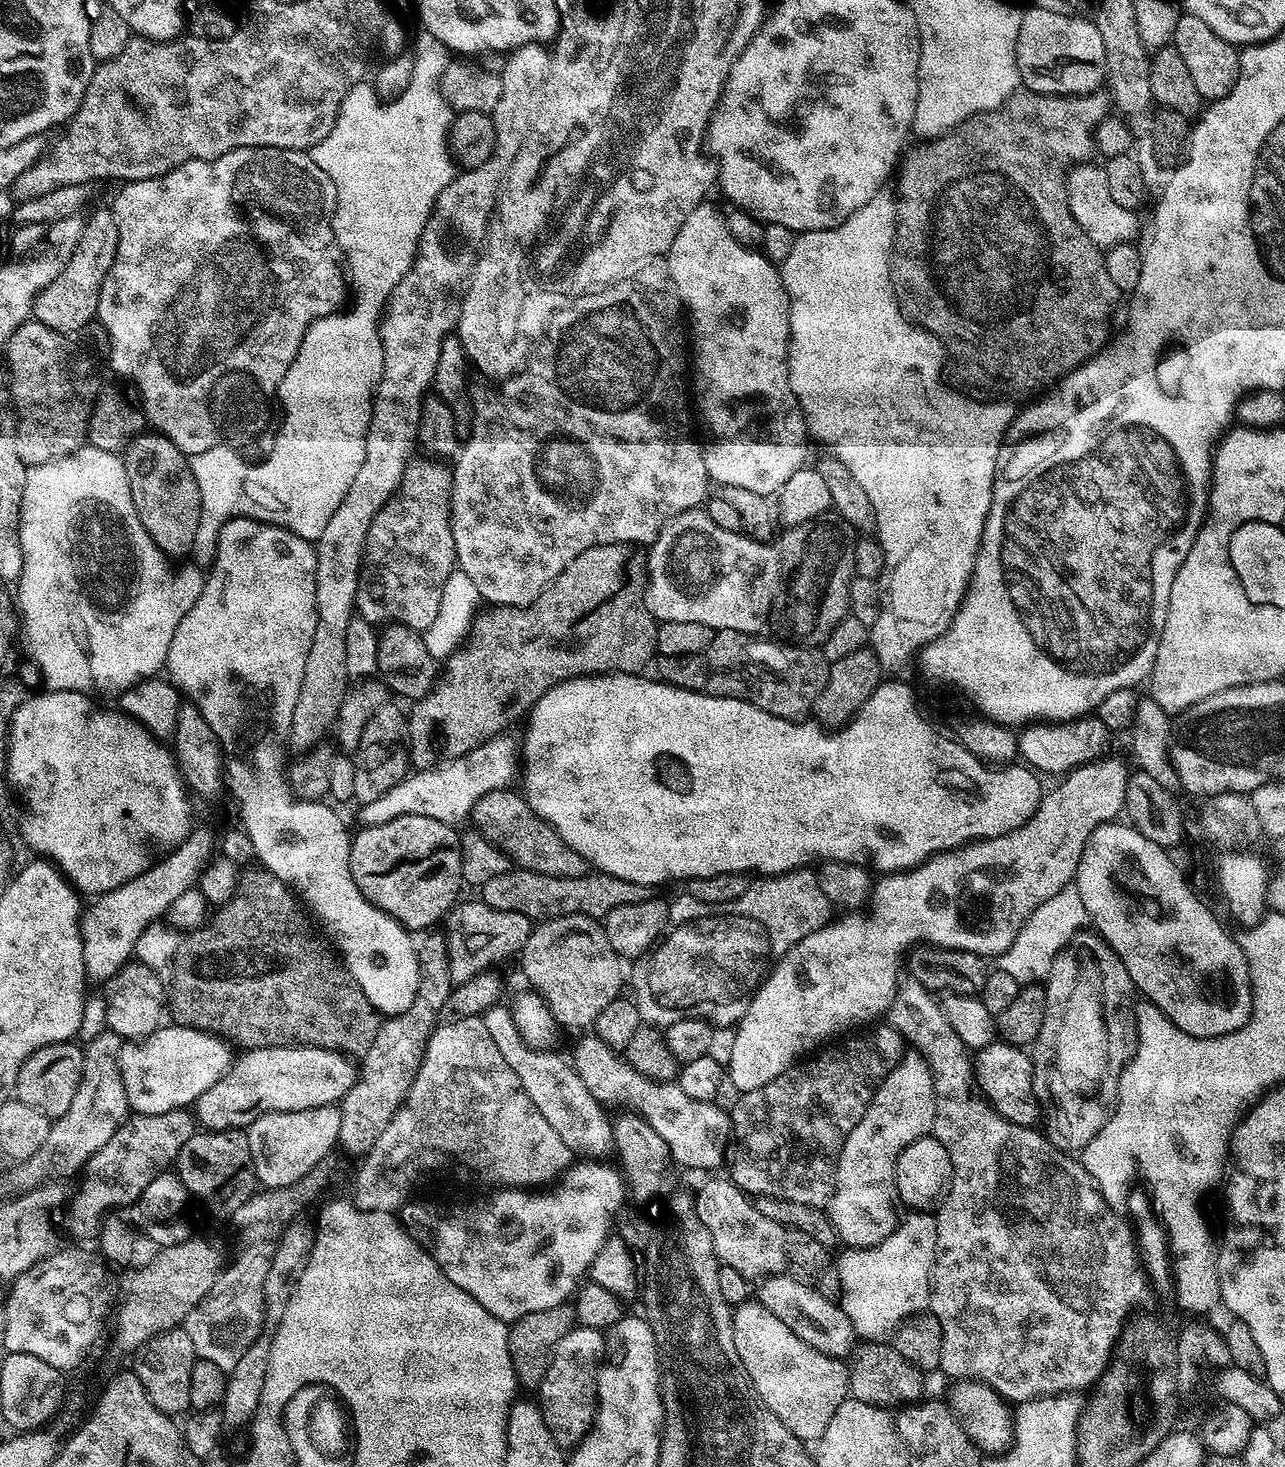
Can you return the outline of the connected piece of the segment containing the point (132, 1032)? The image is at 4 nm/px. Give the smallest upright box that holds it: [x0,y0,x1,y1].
[102,960,167,1042]

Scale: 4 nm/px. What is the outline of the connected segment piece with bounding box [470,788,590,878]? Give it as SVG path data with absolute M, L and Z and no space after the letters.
M499 788L490 794L482 794L472 808L470 817L475 831L483 834L494 846L498 846L517 868L525 868L538 874L550 874L550 878L582 878L588 875L590 865L578 850L566 846L562 838L530 807L519 791Z

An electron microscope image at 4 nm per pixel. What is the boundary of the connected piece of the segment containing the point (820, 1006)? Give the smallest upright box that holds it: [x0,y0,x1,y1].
[726,758,1130,1093]

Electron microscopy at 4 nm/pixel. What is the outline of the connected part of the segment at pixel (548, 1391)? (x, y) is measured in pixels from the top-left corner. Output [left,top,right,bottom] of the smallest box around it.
[538,1326,605,1446]

